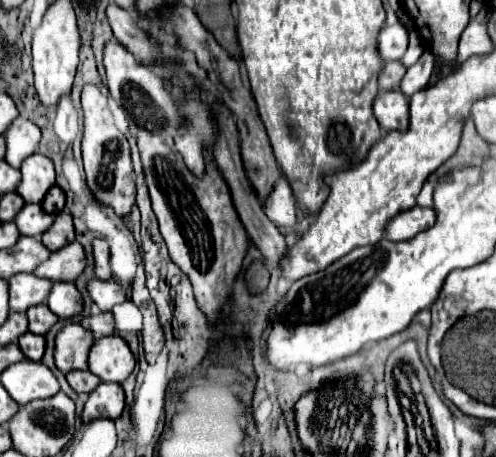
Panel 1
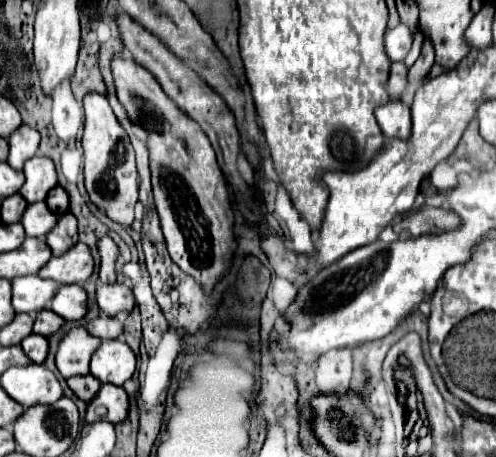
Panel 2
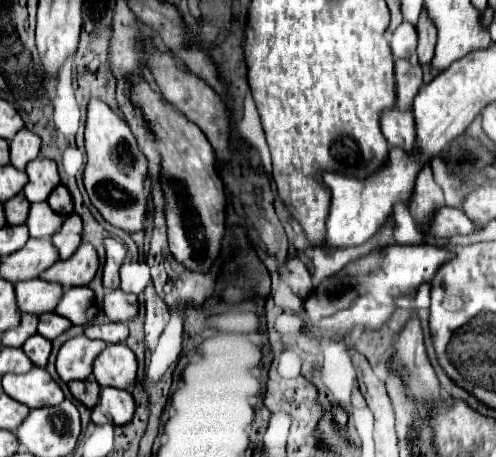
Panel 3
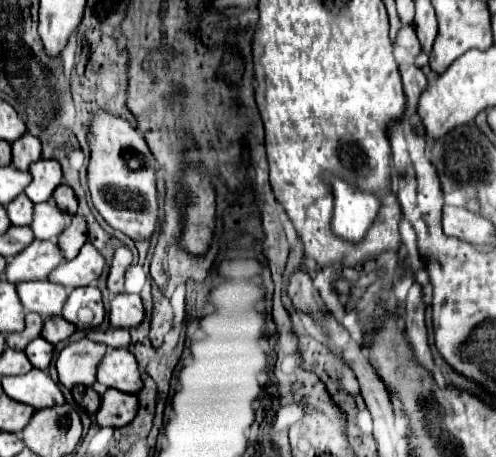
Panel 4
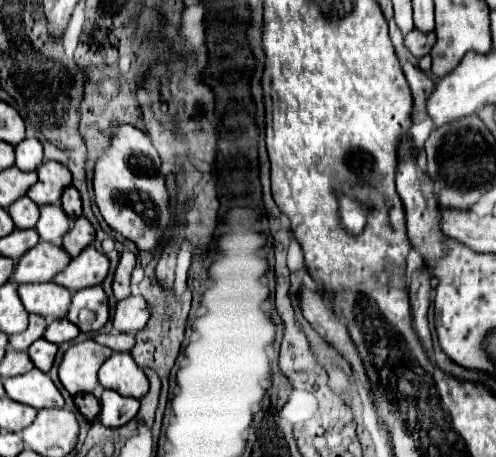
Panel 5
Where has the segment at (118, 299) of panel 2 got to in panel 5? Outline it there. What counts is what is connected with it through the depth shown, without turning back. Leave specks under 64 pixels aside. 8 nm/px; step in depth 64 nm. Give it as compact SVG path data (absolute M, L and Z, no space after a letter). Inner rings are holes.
M128 296L128 298L116 302L112 324L114 324L114 330L118 330L118 332L136 334L138 330L142 330L146 326L148 316L150 316L150 312L148 312L146 300L142 296Z

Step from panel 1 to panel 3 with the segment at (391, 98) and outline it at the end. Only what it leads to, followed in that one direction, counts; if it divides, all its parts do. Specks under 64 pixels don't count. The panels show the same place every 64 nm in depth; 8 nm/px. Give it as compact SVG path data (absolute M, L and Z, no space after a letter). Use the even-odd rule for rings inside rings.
M388 108L380 116L380 128L390 146L402 146L406 150L414 148L416 130L412 112L400 108Z

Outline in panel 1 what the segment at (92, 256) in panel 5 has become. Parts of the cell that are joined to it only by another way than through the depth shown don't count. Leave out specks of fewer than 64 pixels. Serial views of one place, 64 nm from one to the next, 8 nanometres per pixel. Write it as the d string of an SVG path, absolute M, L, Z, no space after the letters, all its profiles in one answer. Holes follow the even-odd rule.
M72 242L52 252L48 260L36 266L34 274L38 278L48 278L52 282L74 282L78 274L84 270L84 266L86 266L84 248L78 242Z

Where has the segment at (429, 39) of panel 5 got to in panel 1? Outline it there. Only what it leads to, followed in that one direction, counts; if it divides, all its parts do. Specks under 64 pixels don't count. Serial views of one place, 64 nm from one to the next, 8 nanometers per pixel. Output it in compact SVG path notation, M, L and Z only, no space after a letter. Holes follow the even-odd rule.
M396 22L392 26L384 26L378 34L378 52L382 60L400 60L408 48L408 34L404 24Z

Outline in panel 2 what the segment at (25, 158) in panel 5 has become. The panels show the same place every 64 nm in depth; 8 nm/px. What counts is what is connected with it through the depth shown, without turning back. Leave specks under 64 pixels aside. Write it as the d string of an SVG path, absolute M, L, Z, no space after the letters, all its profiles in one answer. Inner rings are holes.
M20 124L20 128L16 128L10 138L10 156L8 156L8 164L16 170L22 170L24 162L32 156L36 156L38 152L38 144L40 144L40 132L28 124Z

